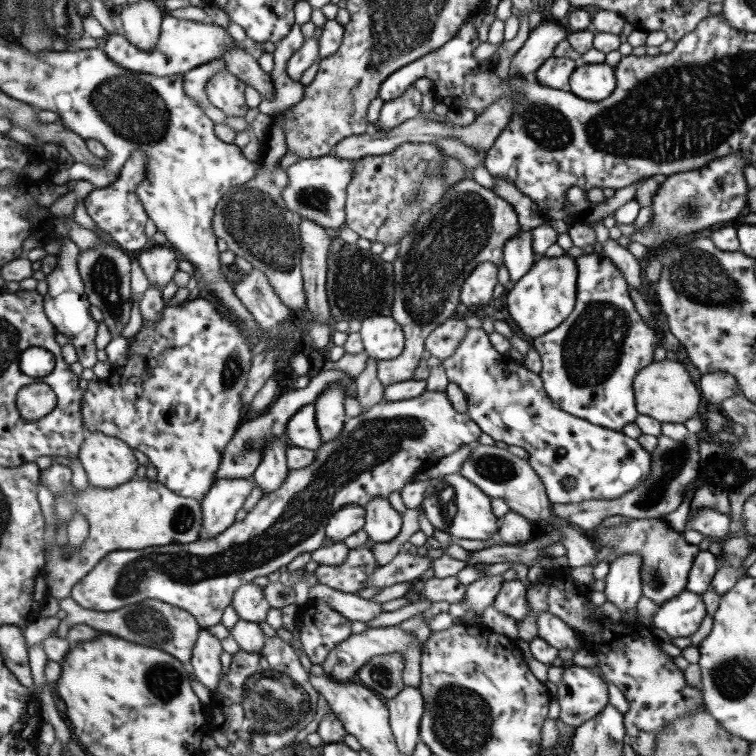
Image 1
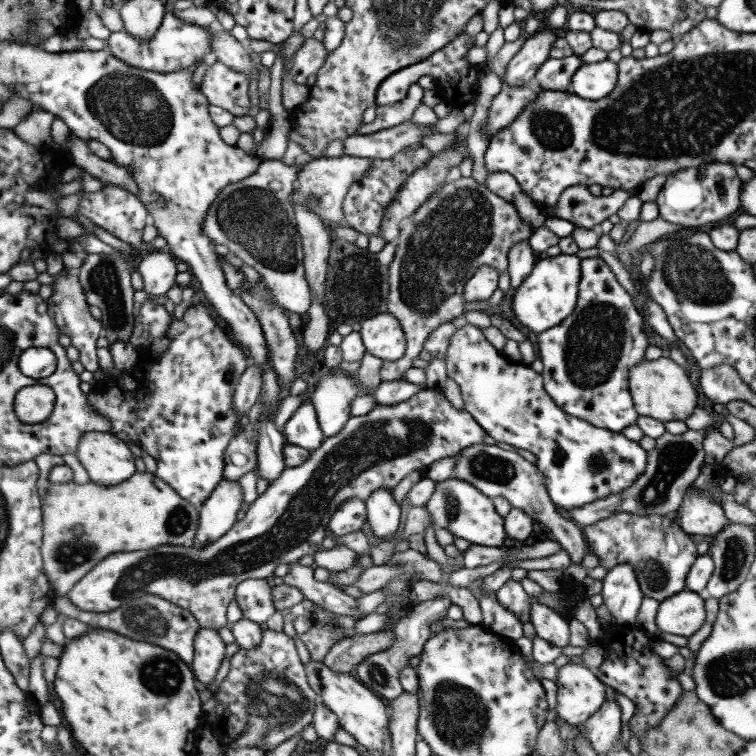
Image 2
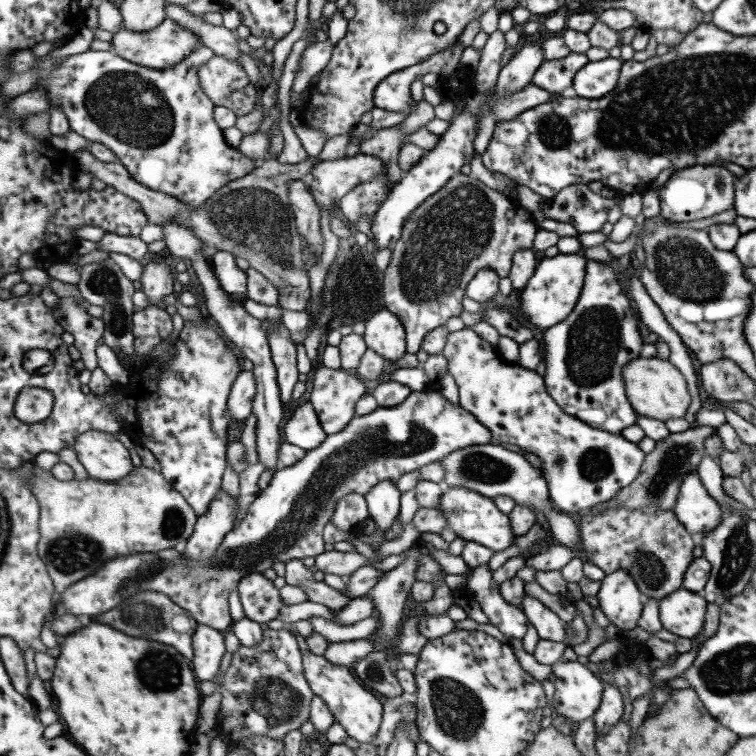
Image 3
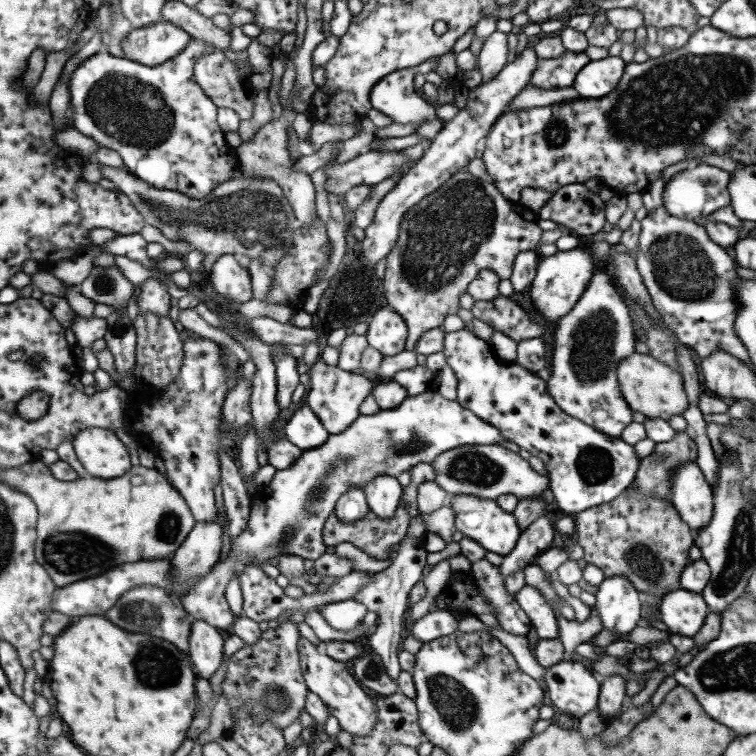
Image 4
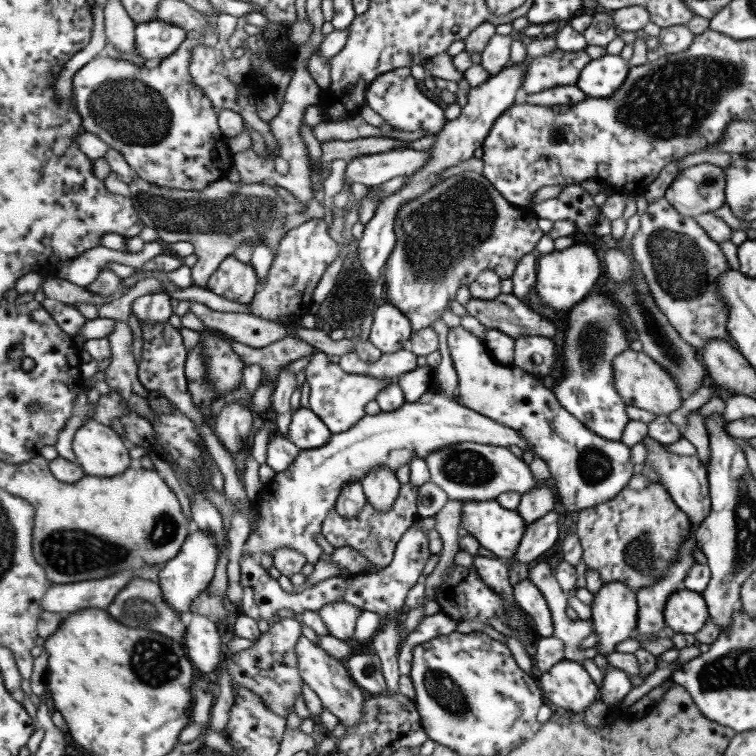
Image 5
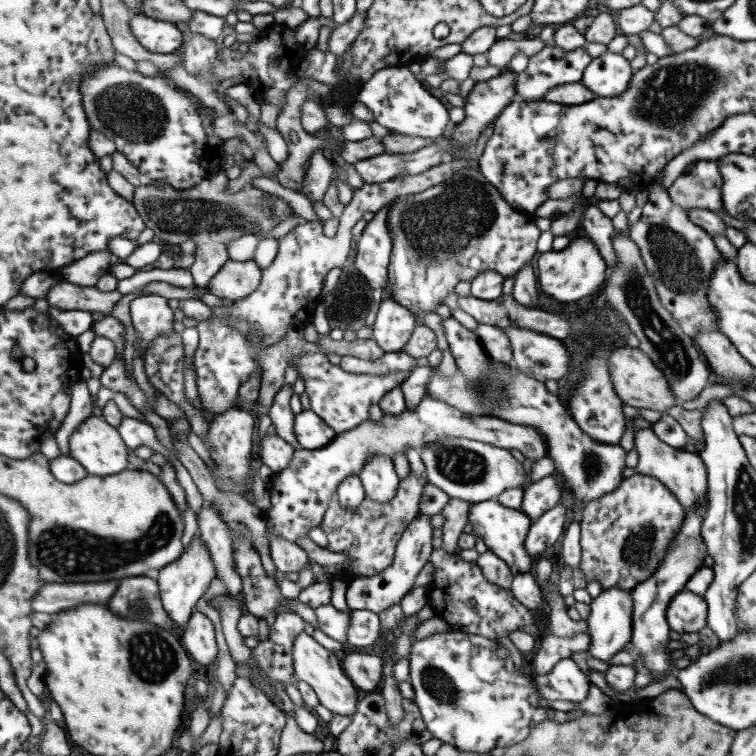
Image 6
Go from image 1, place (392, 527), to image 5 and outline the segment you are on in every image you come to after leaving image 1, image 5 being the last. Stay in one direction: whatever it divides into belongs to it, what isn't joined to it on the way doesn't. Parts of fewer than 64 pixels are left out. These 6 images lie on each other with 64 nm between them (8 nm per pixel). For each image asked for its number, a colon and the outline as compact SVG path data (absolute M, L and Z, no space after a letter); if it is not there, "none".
2: M379 488L365 500L367 524L375 538L393 536L399 528L401 508L395 506L391 492L393 490L389 490L389 488Z
3: M383 480L365 494L367 514L375 528L383 534L399 518L399 490L393 480Z
4: M387 474L377 476L371 484L367 484L363 488L367 508L379 520L389 520L395 514L397 504L401 500L401 492L403 492L403 488L401 488L399 480L393 476L387 476Z
5: M377 466L375 470L371 470L361 480L361 486L363 486L363 494L367 498L367 504L379 514L385 514L391 510L391 506L395 504L395 498L399 496L399 490L401 490L401 482L393 474L393 470L385 468L385 466Z

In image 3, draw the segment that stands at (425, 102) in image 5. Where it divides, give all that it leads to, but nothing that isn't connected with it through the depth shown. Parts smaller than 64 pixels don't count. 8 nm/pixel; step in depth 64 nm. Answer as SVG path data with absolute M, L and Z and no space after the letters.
M455 42L451 48L445 48L445 52L437 52L435 56L429 56L427 60L423 60L423 62L411 66L411 68L405 68L405 70L395 72L393 76L387 76L387 80L383 80L383 84L379 84L379 86L375 88L375 96L373 96L375 108L409 116L409 114L415 110L415 106L417 106L417 104L411 100L411 84L413 84L415 80L421 80L425 74L435 74L435 76L439 76L435 90L439 92L441 102L447 102L447 104L453 104L453 106L455 106L455 102L467 102L467 98L471 98L477 90L475 90L475 86L471 84L471 74L469 74L469 70L459 64L459 58L461 58L461 52L463 52L463 50L465 50L465 48L461 48L459 42Z

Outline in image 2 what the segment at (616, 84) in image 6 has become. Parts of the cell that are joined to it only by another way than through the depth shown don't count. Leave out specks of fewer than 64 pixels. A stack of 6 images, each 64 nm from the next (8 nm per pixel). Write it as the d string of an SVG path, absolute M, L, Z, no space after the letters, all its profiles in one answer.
M595 62L583 64L571 76L571 94L581 100L603 100L617 86L617 64L613 62Z

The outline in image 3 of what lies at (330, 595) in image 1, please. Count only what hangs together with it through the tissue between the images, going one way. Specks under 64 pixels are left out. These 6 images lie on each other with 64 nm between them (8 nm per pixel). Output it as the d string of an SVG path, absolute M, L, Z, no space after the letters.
M289 560L285 564L285 578L287 578L287 584L297 586L303 592L307 592L307 598L311 598L311 602L319 602L319 604L327 606L329 610L345 608L351 602L351 598L339 594L325 582L317 582L313 570L307 568L305 562L301 562L301 560Z

